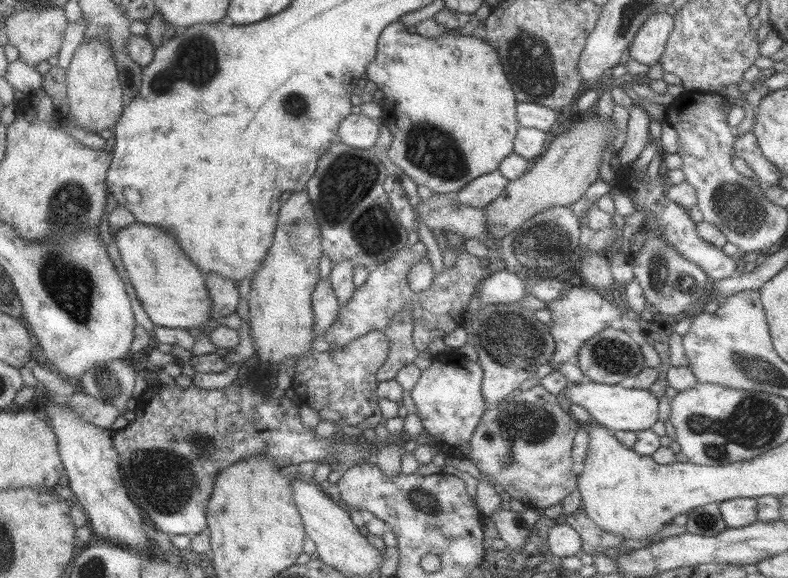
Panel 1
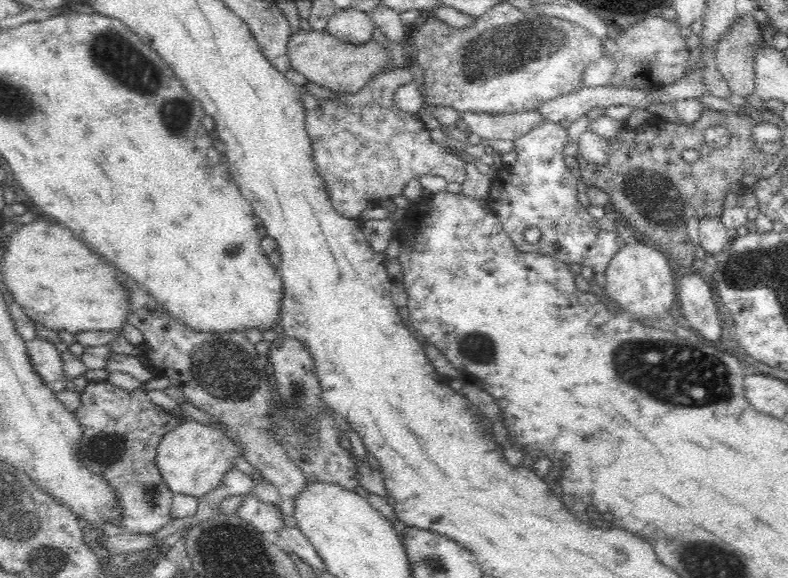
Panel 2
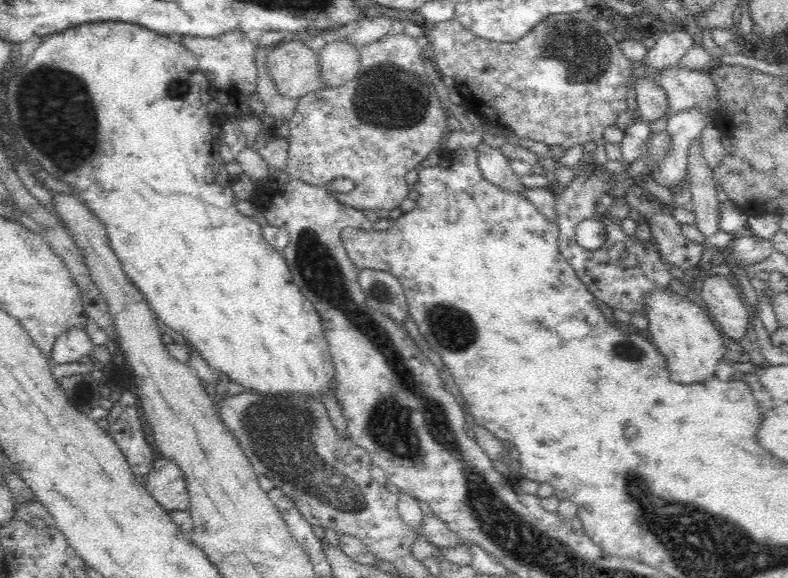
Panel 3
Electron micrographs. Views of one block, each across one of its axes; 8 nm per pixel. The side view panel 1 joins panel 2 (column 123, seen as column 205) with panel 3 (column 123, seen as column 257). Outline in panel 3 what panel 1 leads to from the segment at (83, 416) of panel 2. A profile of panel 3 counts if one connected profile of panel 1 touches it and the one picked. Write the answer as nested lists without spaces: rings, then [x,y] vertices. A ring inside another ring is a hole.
[[[124,392],[106,416],[109,424],[107,435],[116,442],[135,477],[148,475],[156,461],[138,410],[136,396]]]

